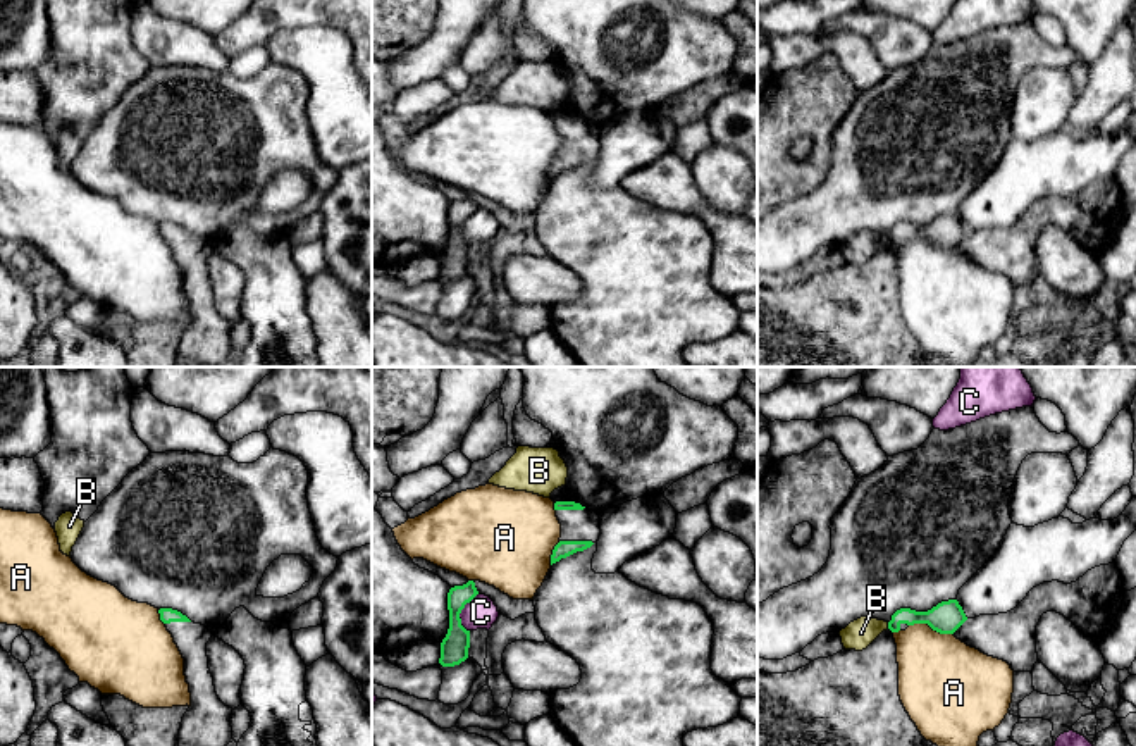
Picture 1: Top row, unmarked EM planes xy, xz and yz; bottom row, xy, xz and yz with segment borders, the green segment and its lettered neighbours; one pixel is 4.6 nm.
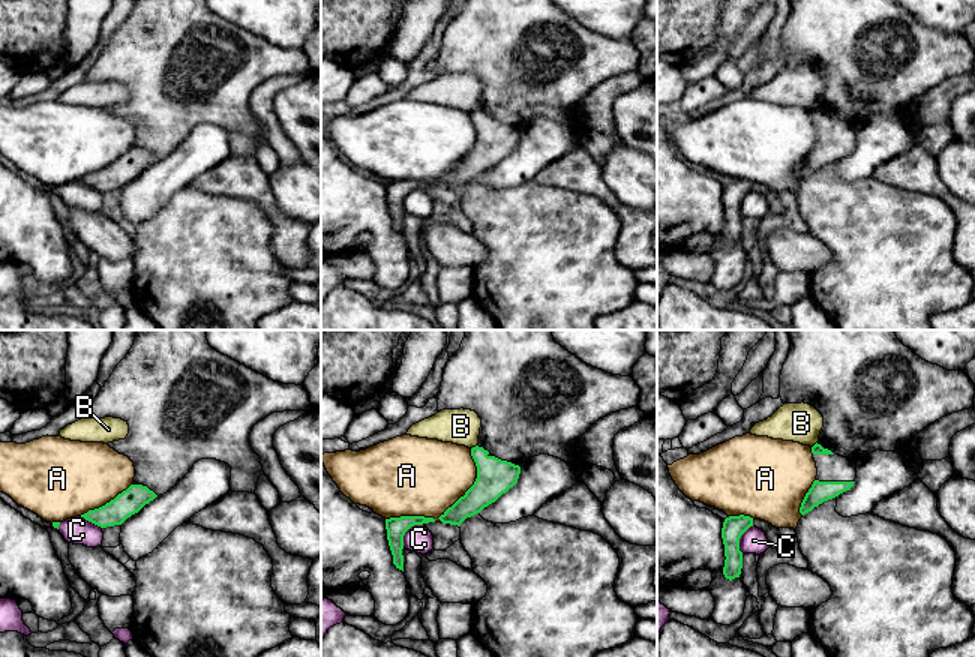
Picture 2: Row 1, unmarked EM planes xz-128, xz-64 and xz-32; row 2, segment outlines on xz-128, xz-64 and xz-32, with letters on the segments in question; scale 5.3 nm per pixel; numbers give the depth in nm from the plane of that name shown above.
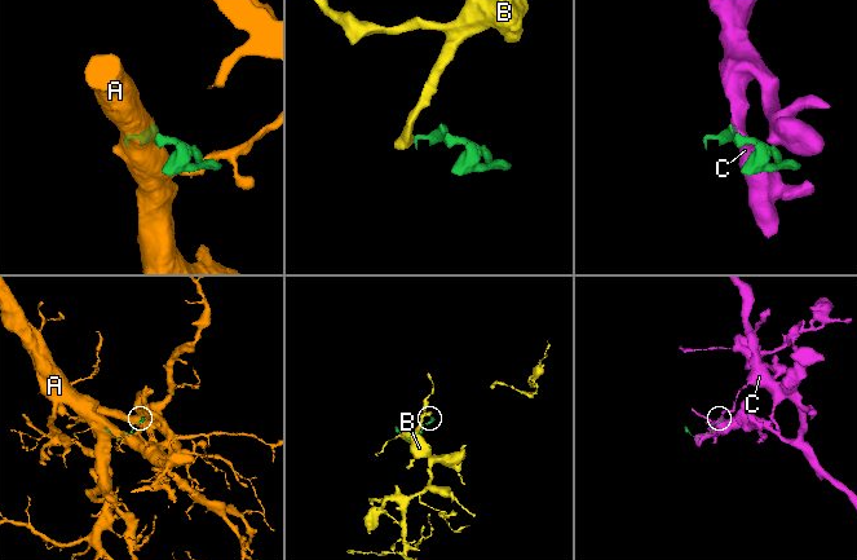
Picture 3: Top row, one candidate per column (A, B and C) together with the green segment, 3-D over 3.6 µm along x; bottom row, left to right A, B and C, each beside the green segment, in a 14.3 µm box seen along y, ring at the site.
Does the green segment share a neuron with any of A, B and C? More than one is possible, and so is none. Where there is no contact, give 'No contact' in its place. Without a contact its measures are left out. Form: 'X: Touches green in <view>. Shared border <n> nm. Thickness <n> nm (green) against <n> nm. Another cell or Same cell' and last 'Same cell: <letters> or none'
A: Touches green in yz. Shared border 220 nm. Thickness 150 nm (green) against 400 nm. Another cell
B: Touches green in yz. Shared border 30 nm. Thickness 120 nm (green) against 140 nm. Another cell
C: Touches green in xz. Shared border 190 nm. Thickness 130 nm (green) against 150 nm. Another cell
Same cell: none

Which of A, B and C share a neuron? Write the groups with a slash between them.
A / B / C

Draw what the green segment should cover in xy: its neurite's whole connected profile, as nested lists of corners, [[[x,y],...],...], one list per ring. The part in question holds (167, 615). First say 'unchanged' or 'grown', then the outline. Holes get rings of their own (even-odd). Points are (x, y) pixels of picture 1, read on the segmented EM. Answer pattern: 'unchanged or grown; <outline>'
grown; [[[160,608],[158,613],[184,658],[184,675],[191,693],[191,706],[179,729],[179,746],[227,746],[234,741],[232,708],[219,699],[208,672],[207,643],[213,632],[177,610]]]

